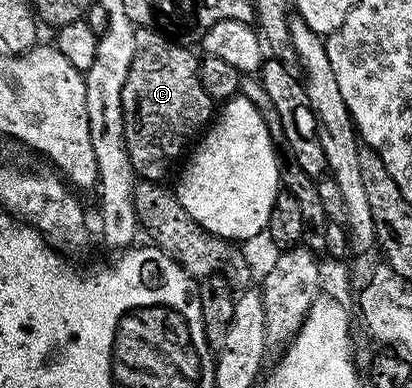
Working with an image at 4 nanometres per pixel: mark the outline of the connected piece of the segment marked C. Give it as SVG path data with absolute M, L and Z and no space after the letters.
M149 27L136 30L136 52L121 101L128 157L144 180L162 180L162 175L180 162L179 154L212 122L213 101L201 85L199 59L191 51L190 46L180 45L161 31Z

